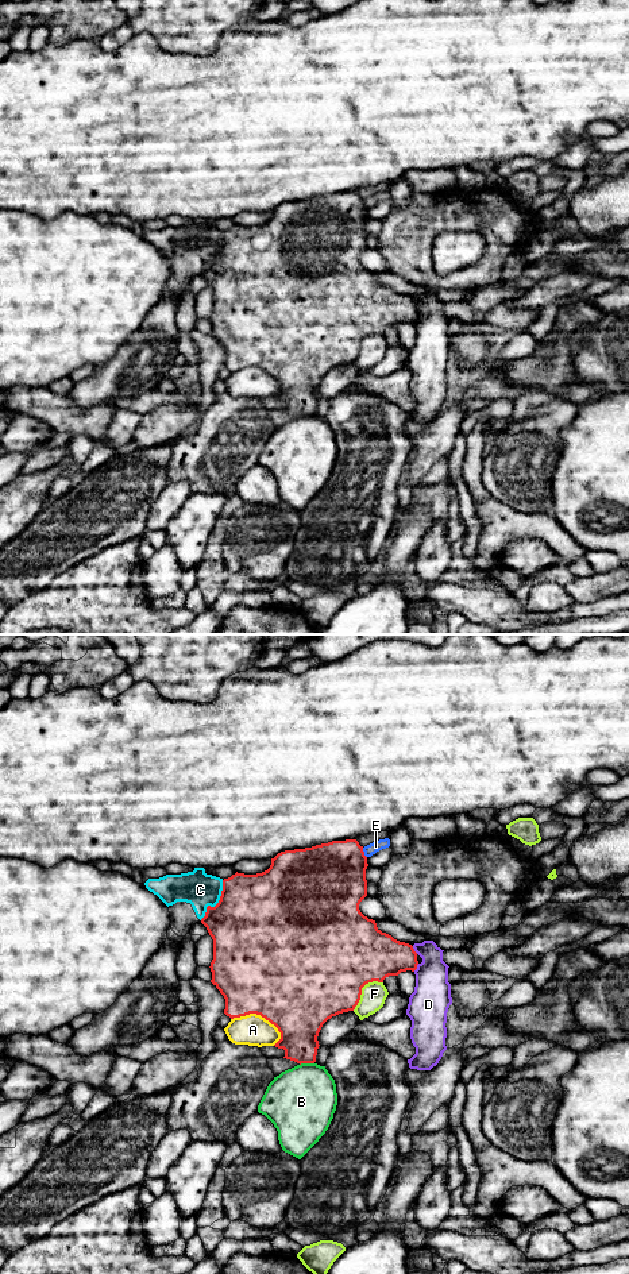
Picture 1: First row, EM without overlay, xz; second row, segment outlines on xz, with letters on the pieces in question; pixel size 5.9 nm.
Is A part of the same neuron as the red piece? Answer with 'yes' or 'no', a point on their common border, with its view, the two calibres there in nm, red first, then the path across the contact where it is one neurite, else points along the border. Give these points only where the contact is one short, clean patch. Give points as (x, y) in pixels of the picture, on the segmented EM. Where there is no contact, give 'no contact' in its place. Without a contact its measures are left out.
no; meets red in xz at (259, 1014); 500 nm thick on the red side, 190 nm on the other; border along xz (231, 1018), (259, 1014), (277, 1029), (281, 1038)

